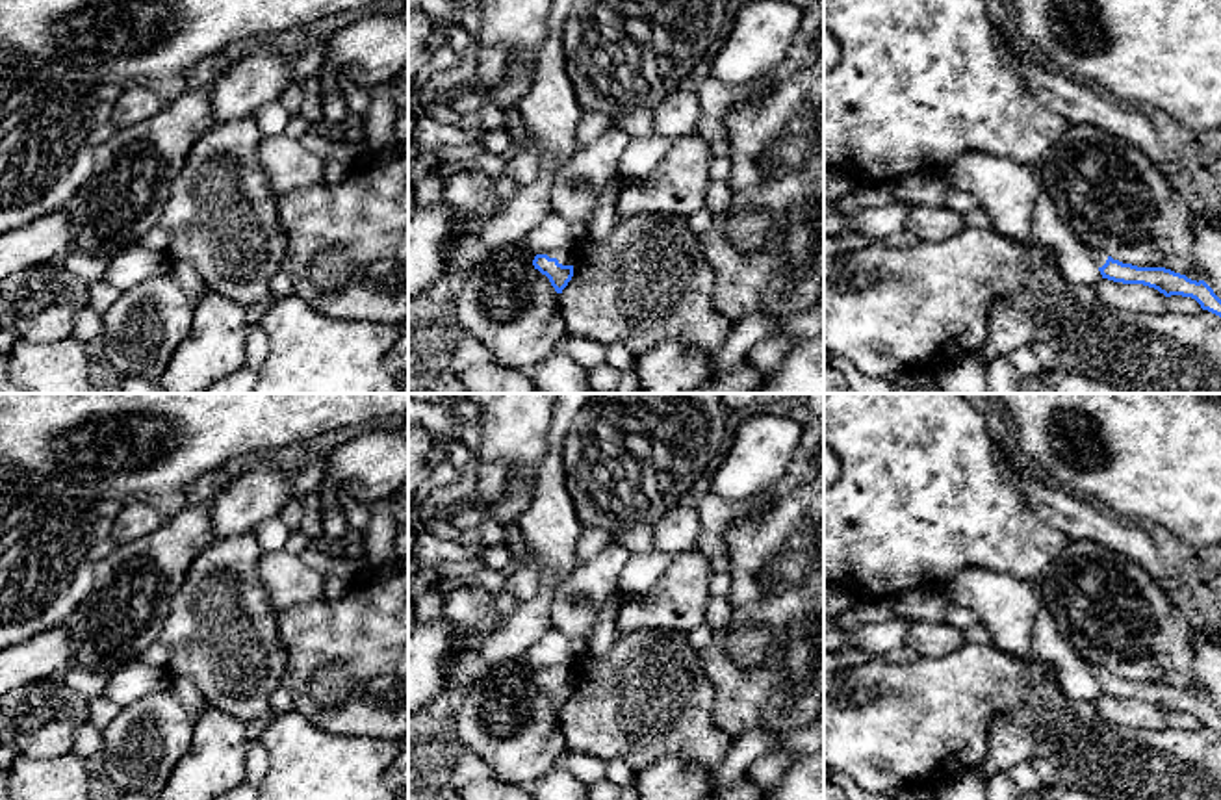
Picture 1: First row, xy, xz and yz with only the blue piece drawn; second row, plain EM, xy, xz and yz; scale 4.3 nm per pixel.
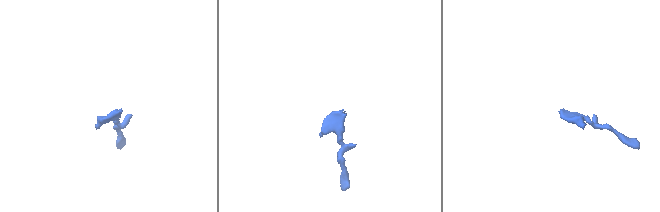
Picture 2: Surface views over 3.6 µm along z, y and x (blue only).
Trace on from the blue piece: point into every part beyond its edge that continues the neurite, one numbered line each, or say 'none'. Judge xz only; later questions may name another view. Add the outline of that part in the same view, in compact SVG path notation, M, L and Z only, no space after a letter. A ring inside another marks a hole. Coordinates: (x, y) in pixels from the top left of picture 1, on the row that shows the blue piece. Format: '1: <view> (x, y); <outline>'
1: xz (565, 257); M560 249L560 251L549 251L546 252L549 258L557 258L559 264L562 265L573 265L577 260L577 252L570 251L570 249Z

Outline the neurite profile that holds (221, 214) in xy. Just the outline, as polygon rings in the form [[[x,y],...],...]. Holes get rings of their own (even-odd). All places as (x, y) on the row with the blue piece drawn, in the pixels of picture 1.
[[[254,117],[208,128],[191,147],[158,221],[169,239],[167,258],[189,260],[208,288],[243,306],[269,297],[269,280],[288,256],[288,236],[278,226],[278,197],[258,160],[263,137]]]

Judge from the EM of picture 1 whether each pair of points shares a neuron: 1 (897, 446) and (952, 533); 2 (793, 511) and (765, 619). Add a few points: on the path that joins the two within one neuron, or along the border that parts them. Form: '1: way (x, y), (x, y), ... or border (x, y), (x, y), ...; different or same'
1: way (919, 468), (919, 500), (930, 511); same
2: way (793, 537), (791, 593); same

